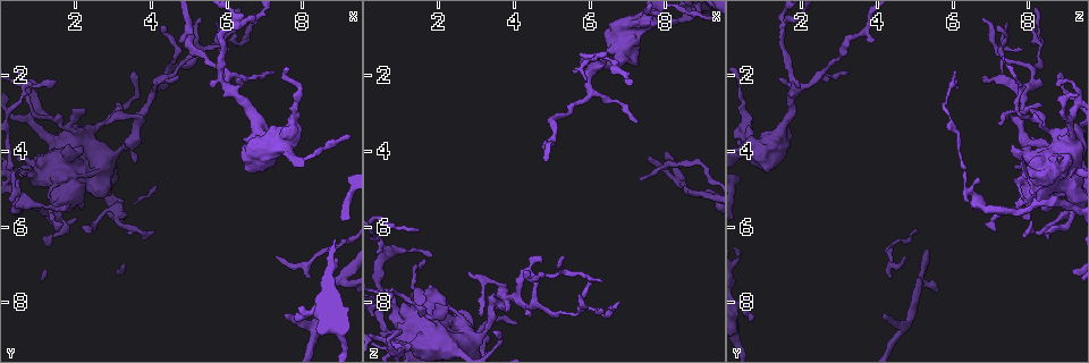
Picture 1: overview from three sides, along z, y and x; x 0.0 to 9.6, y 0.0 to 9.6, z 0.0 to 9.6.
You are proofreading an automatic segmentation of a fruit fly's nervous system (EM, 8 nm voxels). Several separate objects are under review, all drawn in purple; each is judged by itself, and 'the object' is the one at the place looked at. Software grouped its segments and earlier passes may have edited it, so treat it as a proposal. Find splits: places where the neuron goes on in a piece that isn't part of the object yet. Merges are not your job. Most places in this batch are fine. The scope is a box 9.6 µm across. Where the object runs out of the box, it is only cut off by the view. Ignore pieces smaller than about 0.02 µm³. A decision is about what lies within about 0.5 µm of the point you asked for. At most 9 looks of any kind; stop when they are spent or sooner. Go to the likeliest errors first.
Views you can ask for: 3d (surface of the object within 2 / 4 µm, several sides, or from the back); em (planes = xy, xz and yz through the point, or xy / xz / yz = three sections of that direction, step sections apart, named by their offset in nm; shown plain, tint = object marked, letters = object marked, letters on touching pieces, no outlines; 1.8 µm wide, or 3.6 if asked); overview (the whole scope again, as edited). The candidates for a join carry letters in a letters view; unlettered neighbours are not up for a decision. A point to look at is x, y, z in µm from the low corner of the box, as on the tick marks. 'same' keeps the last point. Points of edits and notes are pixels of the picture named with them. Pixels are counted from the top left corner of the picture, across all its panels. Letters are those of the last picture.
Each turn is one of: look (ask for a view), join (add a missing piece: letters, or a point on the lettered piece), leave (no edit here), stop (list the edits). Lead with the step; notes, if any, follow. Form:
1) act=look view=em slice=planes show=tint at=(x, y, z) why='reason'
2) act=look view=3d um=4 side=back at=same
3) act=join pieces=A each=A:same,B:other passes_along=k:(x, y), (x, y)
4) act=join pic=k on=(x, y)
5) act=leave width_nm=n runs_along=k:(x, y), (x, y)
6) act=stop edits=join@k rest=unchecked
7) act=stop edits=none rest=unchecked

act=look view=em slice=yz step=4 show=tint at=(6.20, 0.70, 1.50) why='arms part here'

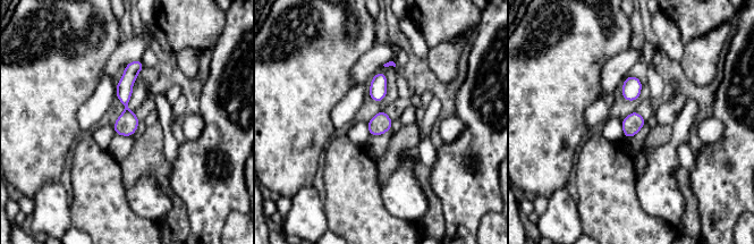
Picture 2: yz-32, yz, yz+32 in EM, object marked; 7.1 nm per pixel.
act=look view=em slice=planes show=letters at=same why='another direction'

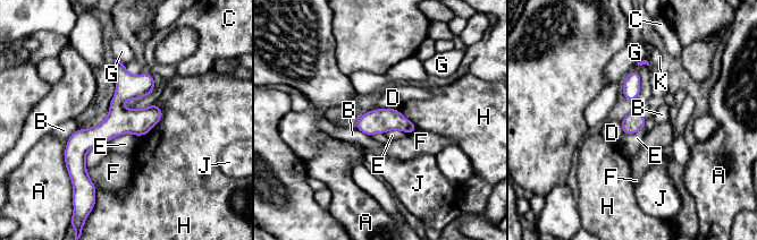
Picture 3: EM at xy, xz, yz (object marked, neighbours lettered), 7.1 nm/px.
act=leave width_nm=150 each=A:other,B:other,C:other,D:other,E:other,F:other,G:other,H:other,J:other,K:other border=3:(135, 136), (124, 133), (108, 142) found='none of them fits'

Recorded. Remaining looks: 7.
act=look view=3d um=4 at=(0.90, 4.60, 8.30) why='sudden change in width'

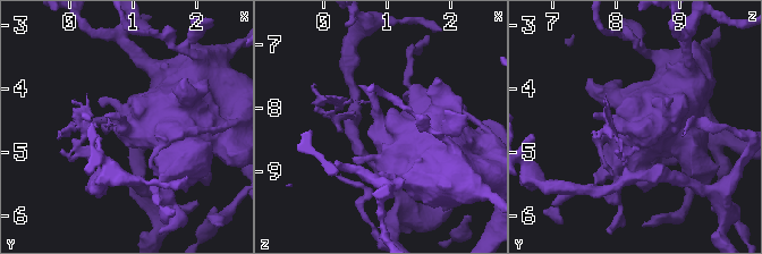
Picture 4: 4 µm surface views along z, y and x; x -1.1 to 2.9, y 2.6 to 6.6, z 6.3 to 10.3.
act=look view=em um=3.6 slice=planes show=tint at=(0.90, 4.65, 8.30)

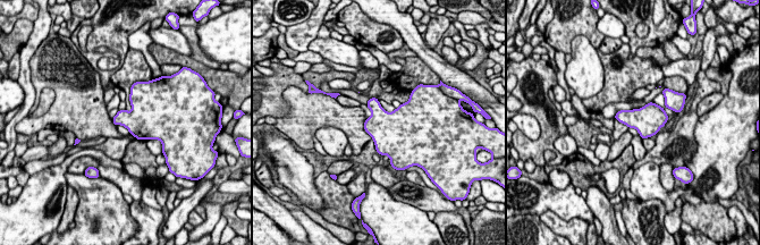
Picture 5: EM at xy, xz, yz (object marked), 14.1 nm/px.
act=look view=em um=3.6 slice=planes show=letters at=same

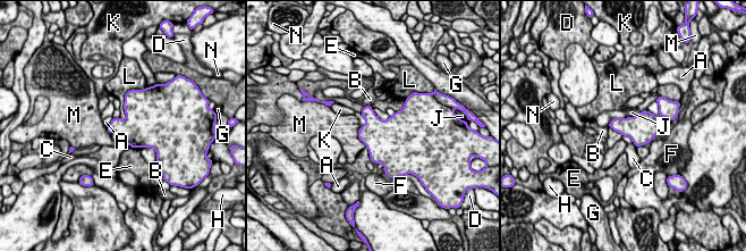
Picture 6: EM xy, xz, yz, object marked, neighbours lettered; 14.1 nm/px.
act=leave width_nm=340 each=A:other,B:other,C:other,D:other,E:other,F:other,G:other,H:other,J:other,K:other,L:other,M:other,N:other border=6:(129, 90), (125, 94), (124, 120) found='none of them fits'

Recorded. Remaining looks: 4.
act=look view=em slice=xy step=8 show=plain at=(9.10, 7.30, 5.20) why='sharp bend'

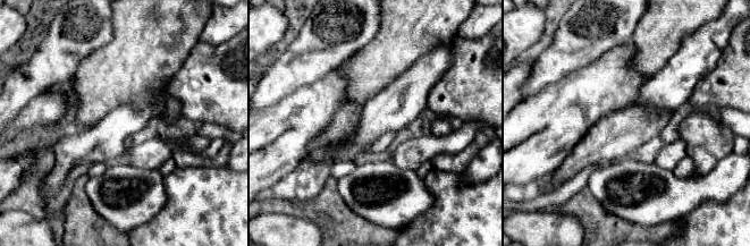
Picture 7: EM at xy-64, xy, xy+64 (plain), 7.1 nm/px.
act=look view=em slice=xy step=8 show=letters at=same why='what lies round it'

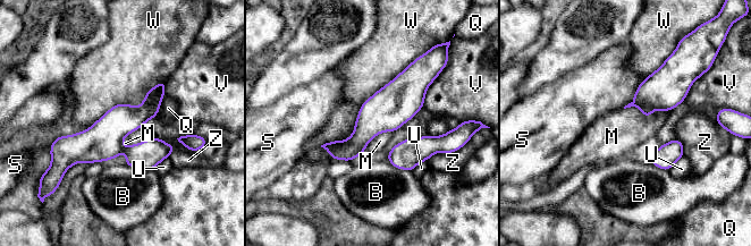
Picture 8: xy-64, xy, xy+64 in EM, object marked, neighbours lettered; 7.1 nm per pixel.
act=leave longest_contact=W:600nm each=B:other,M:other,Q:other,S:other,U:other,V:other,W:other,Z:other found='no lettered piece goes on from it'

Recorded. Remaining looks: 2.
act=stop edits=none rest=unchecked

